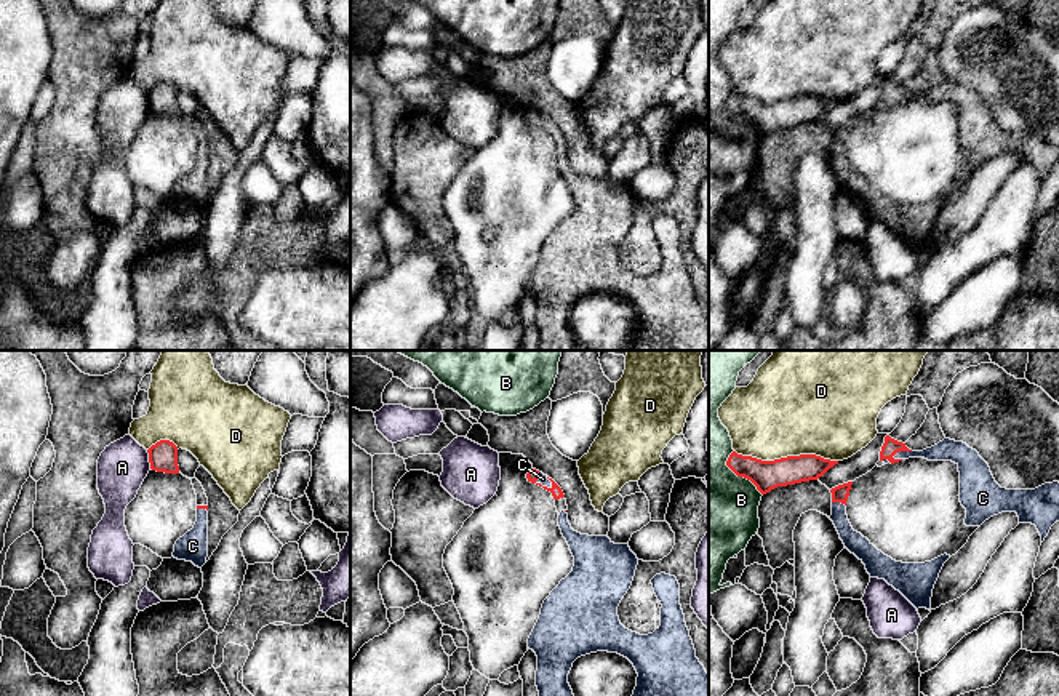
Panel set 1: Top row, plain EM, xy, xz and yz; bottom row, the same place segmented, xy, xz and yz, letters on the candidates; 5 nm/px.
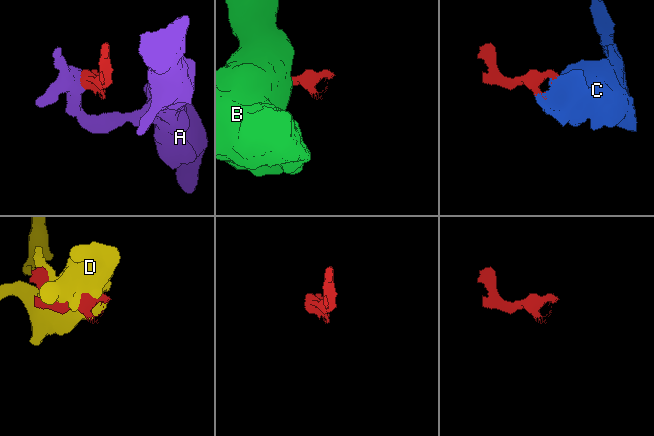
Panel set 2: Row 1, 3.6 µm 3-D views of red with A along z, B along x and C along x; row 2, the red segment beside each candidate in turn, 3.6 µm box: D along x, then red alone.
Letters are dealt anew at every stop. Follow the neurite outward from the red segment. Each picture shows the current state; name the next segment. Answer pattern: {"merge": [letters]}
{"merge": ["C"]}

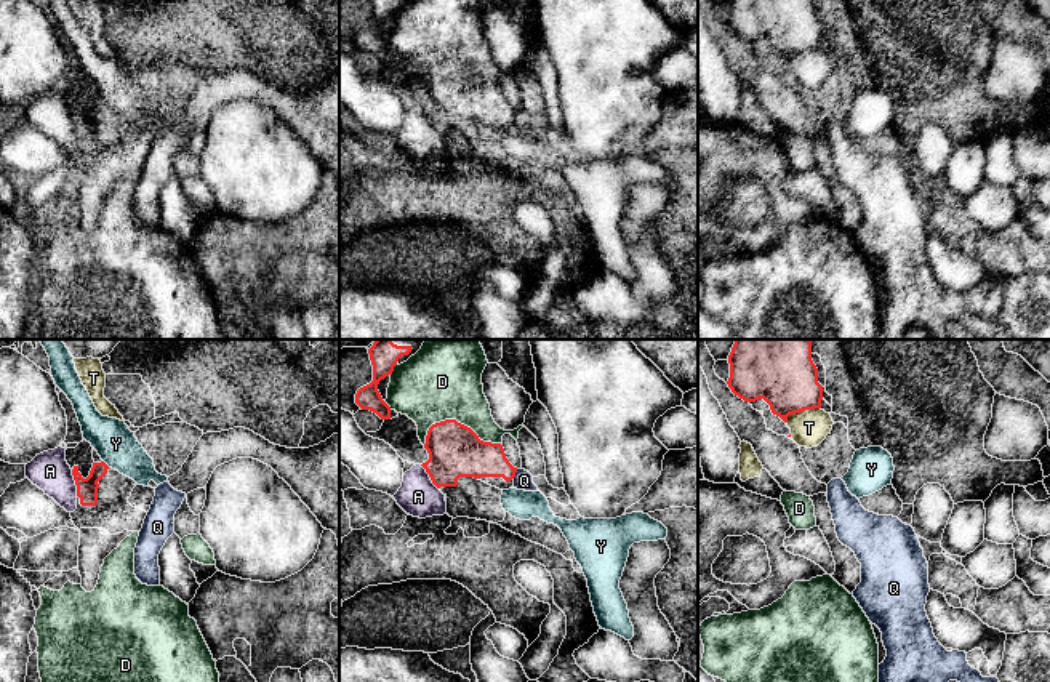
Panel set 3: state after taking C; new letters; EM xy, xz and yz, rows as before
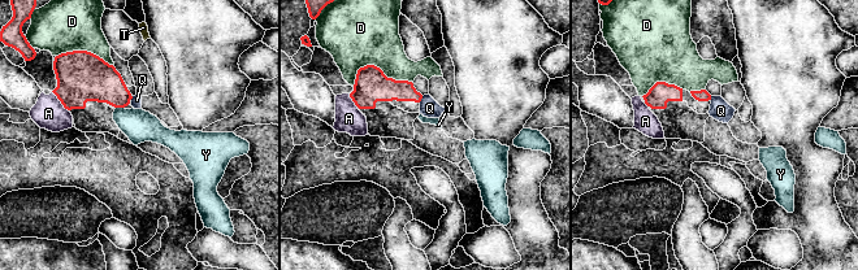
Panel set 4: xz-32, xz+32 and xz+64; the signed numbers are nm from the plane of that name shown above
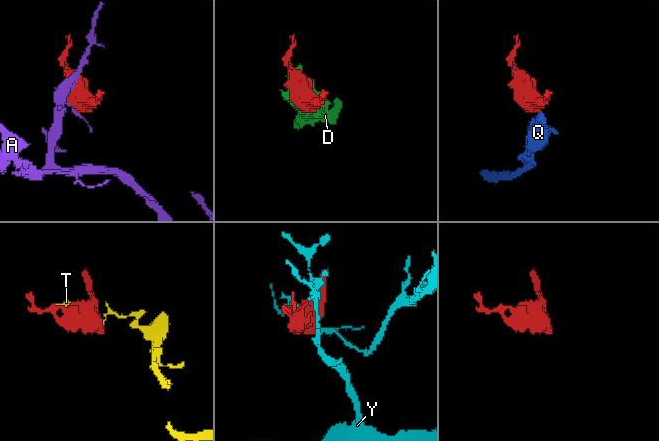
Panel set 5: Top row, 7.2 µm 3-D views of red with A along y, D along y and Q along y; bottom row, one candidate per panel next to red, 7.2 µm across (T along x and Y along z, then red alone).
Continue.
{"merge": []}

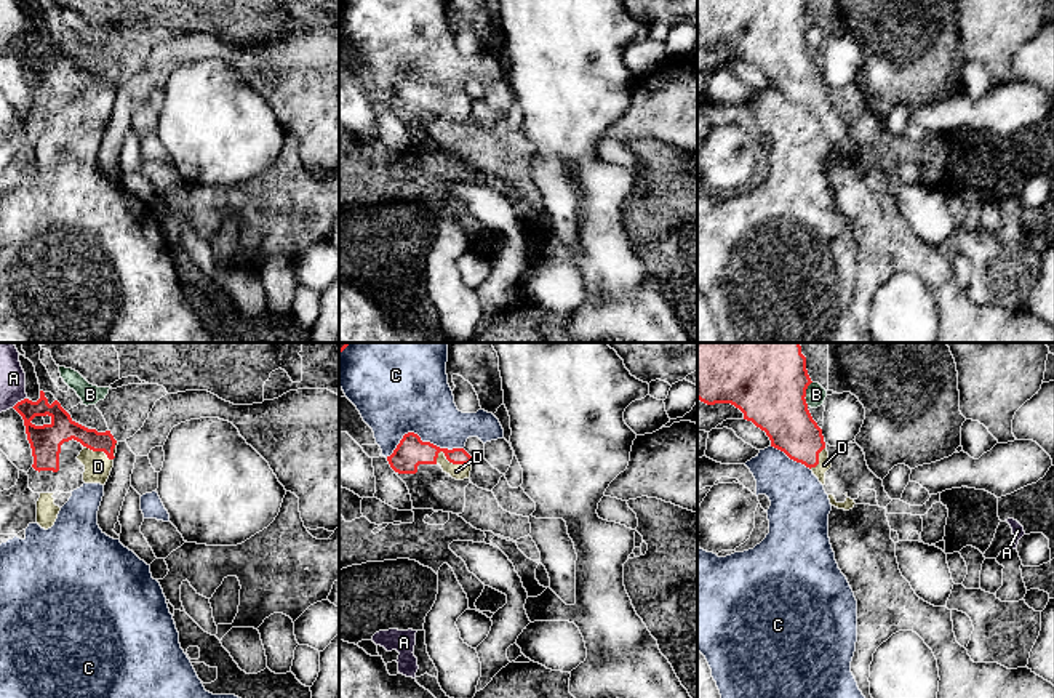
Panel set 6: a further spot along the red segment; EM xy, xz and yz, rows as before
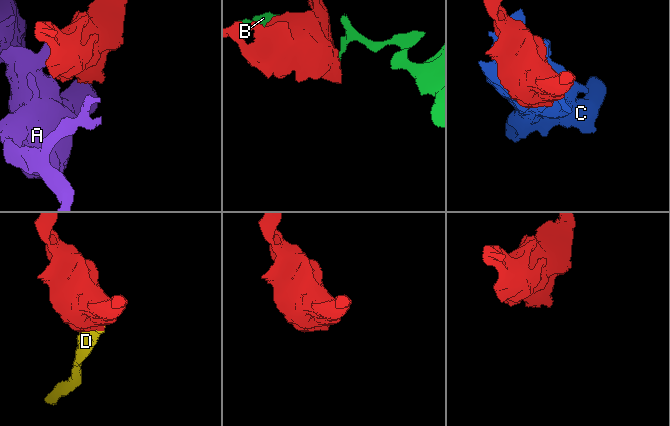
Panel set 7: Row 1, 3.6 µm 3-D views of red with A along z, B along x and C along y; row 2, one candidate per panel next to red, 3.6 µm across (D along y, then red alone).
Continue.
{"merge": ["D"]}

